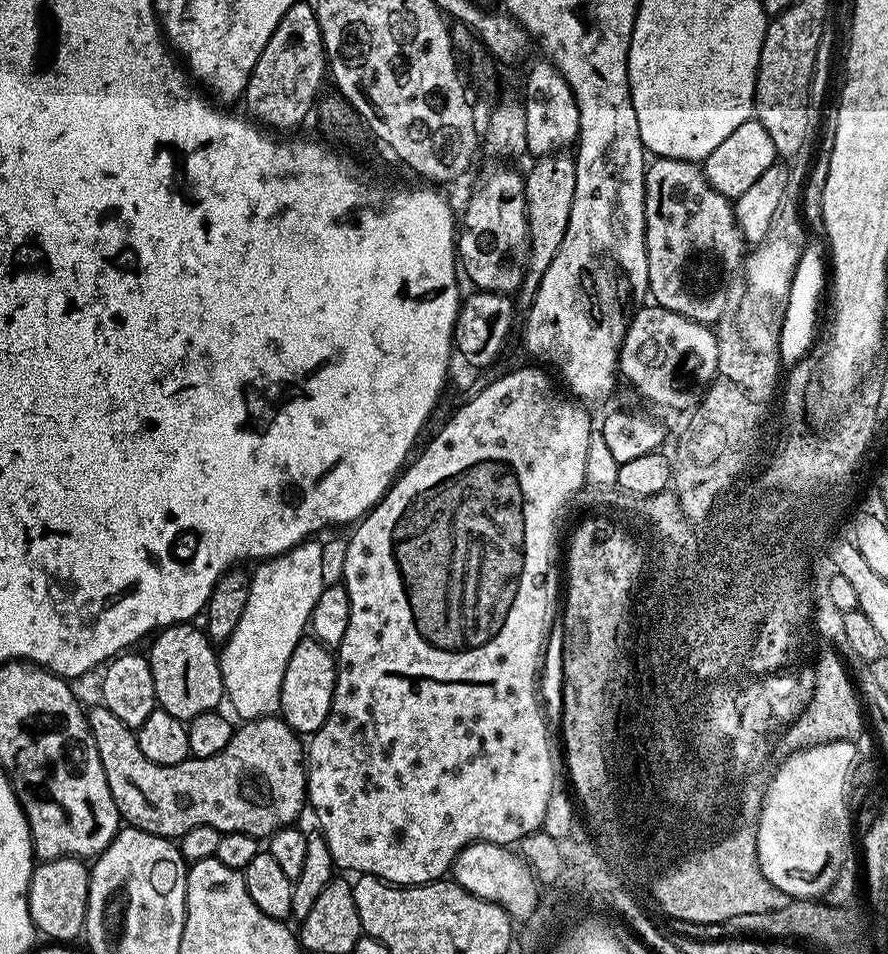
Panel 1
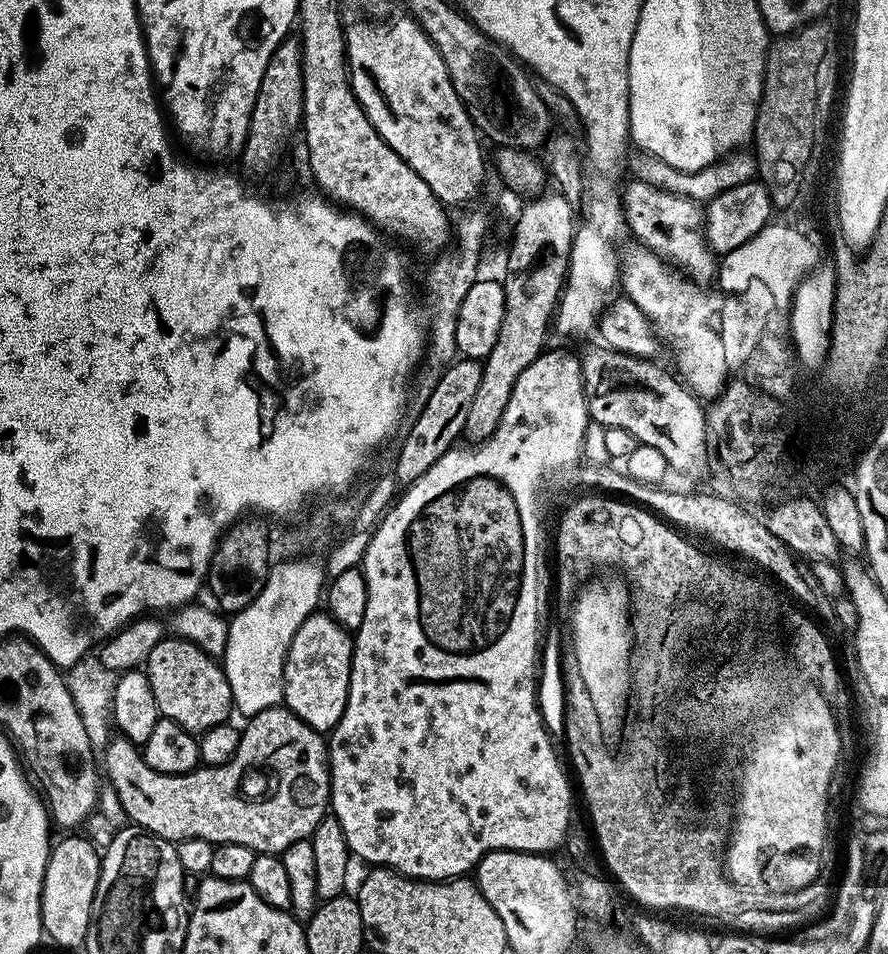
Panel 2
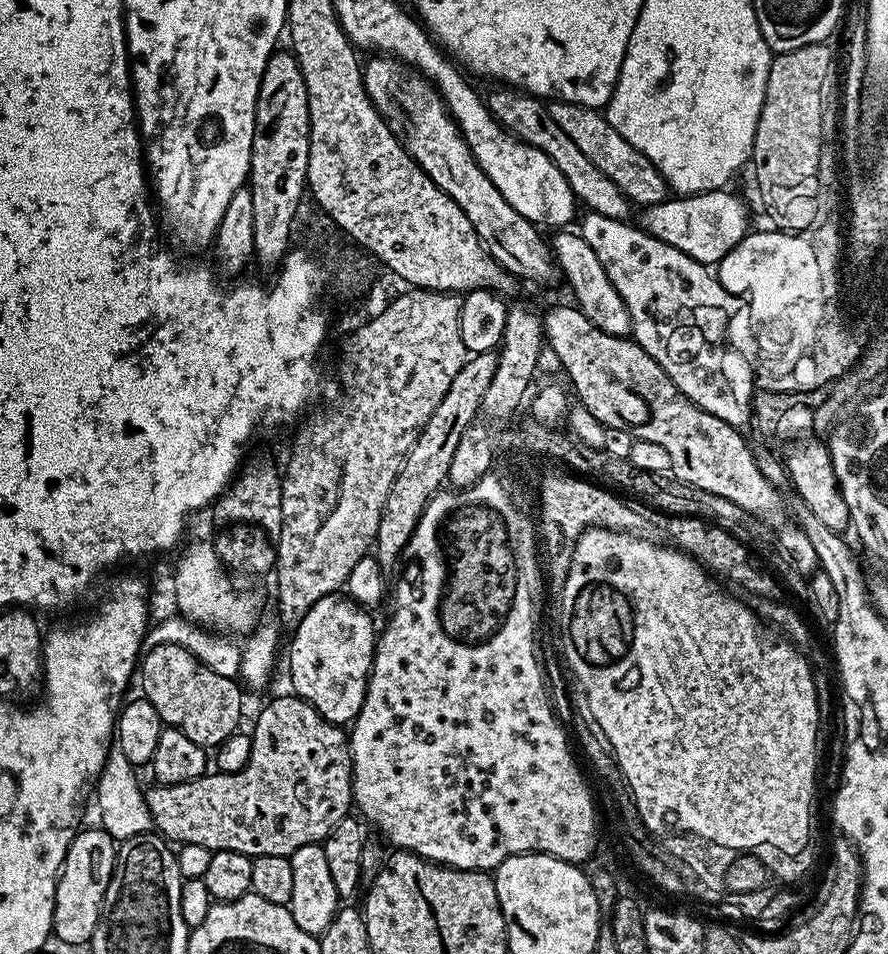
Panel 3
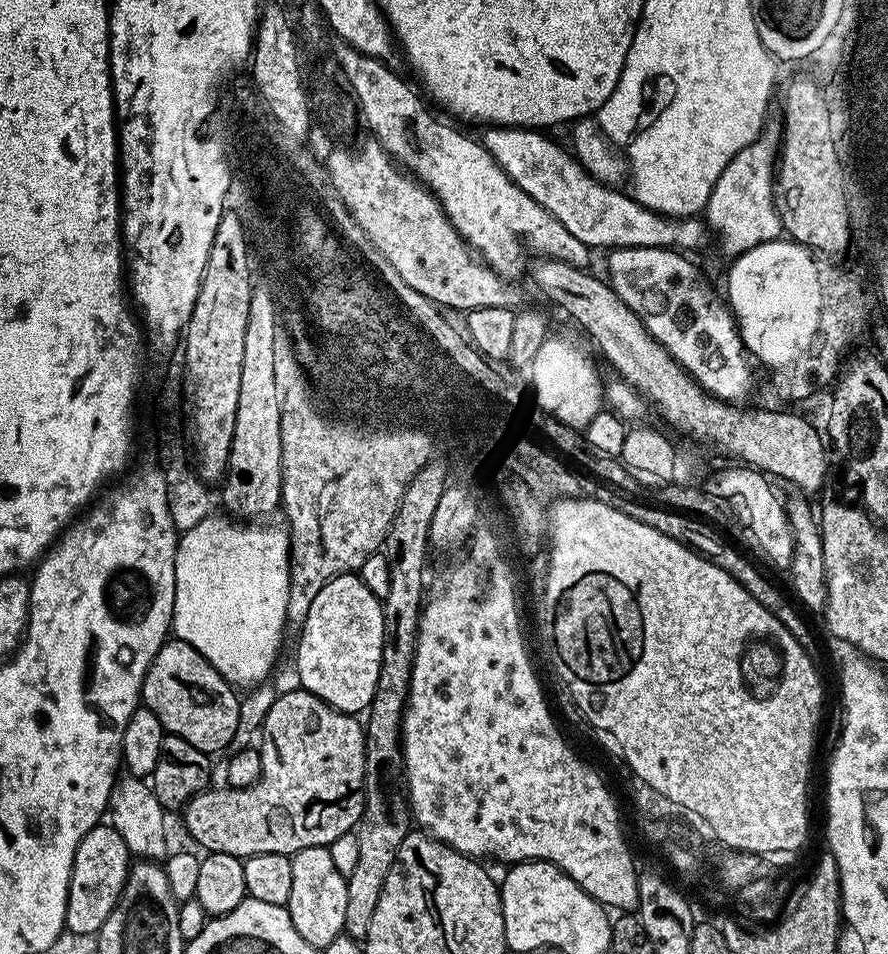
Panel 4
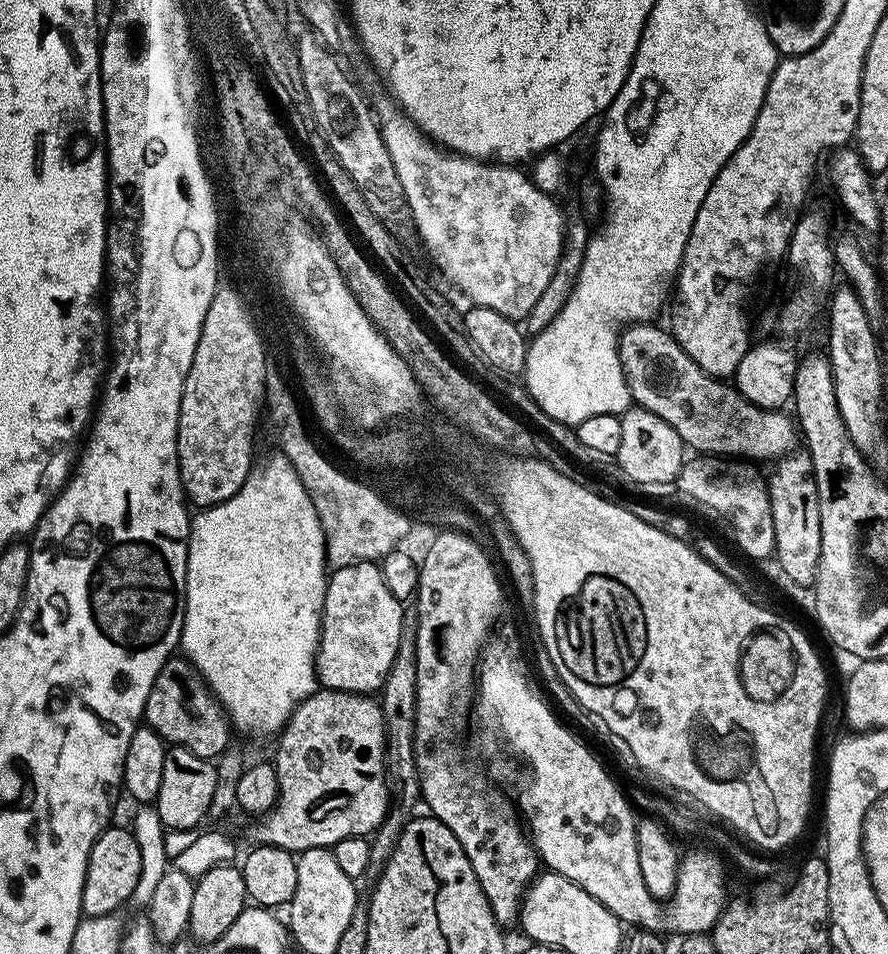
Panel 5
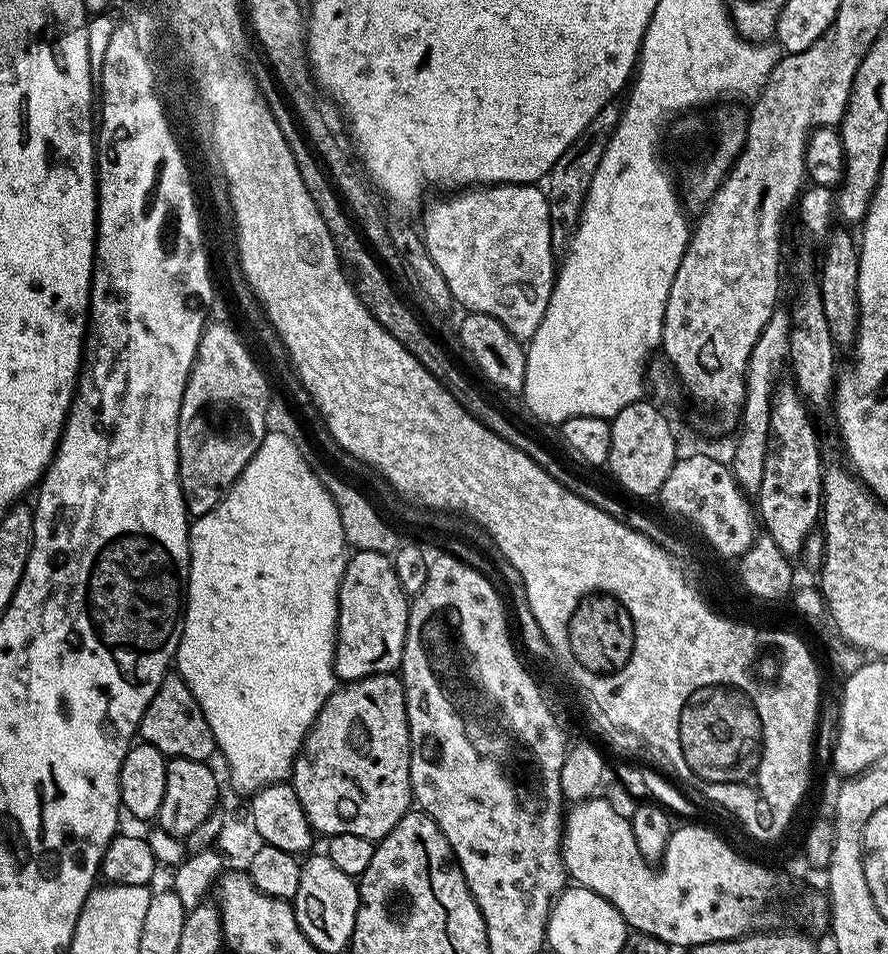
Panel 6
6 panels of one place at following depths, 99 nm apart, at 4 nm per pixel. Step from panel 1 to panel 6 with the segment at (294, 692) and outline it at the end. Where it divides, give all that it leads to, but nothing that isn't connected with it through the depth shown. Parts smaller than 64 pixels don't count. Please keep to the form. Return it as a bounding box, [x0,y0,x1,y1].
[336,550,410,681]

